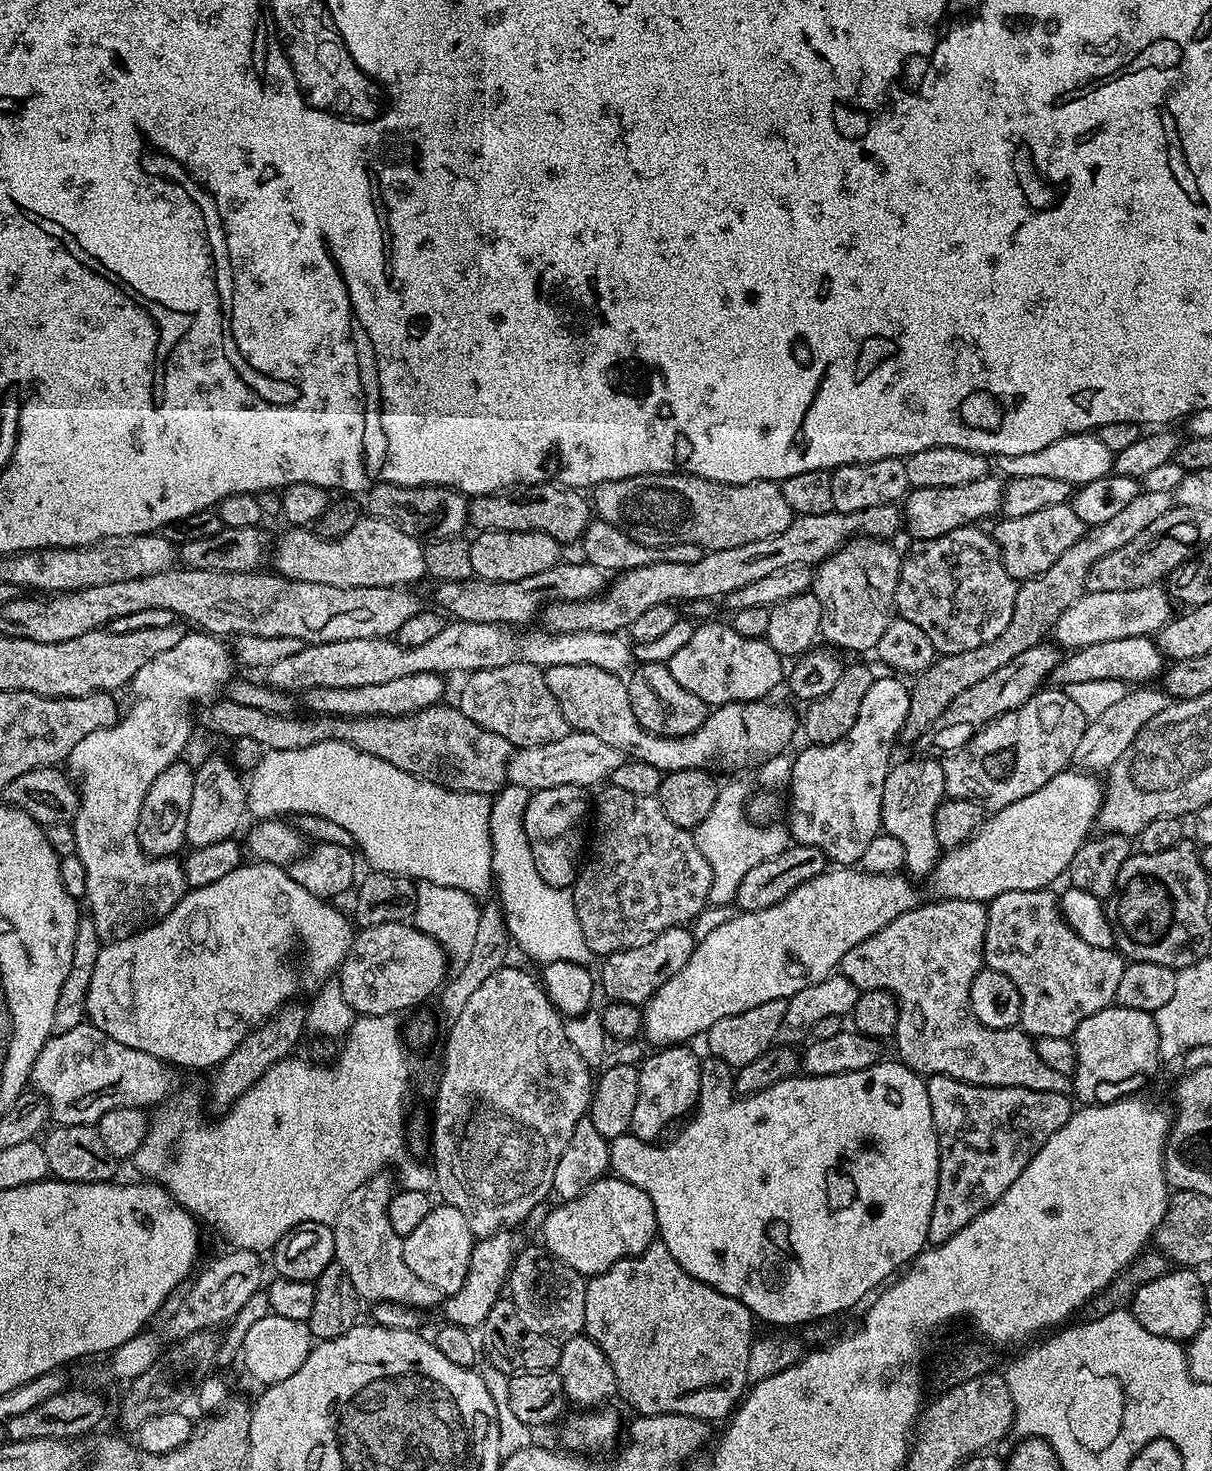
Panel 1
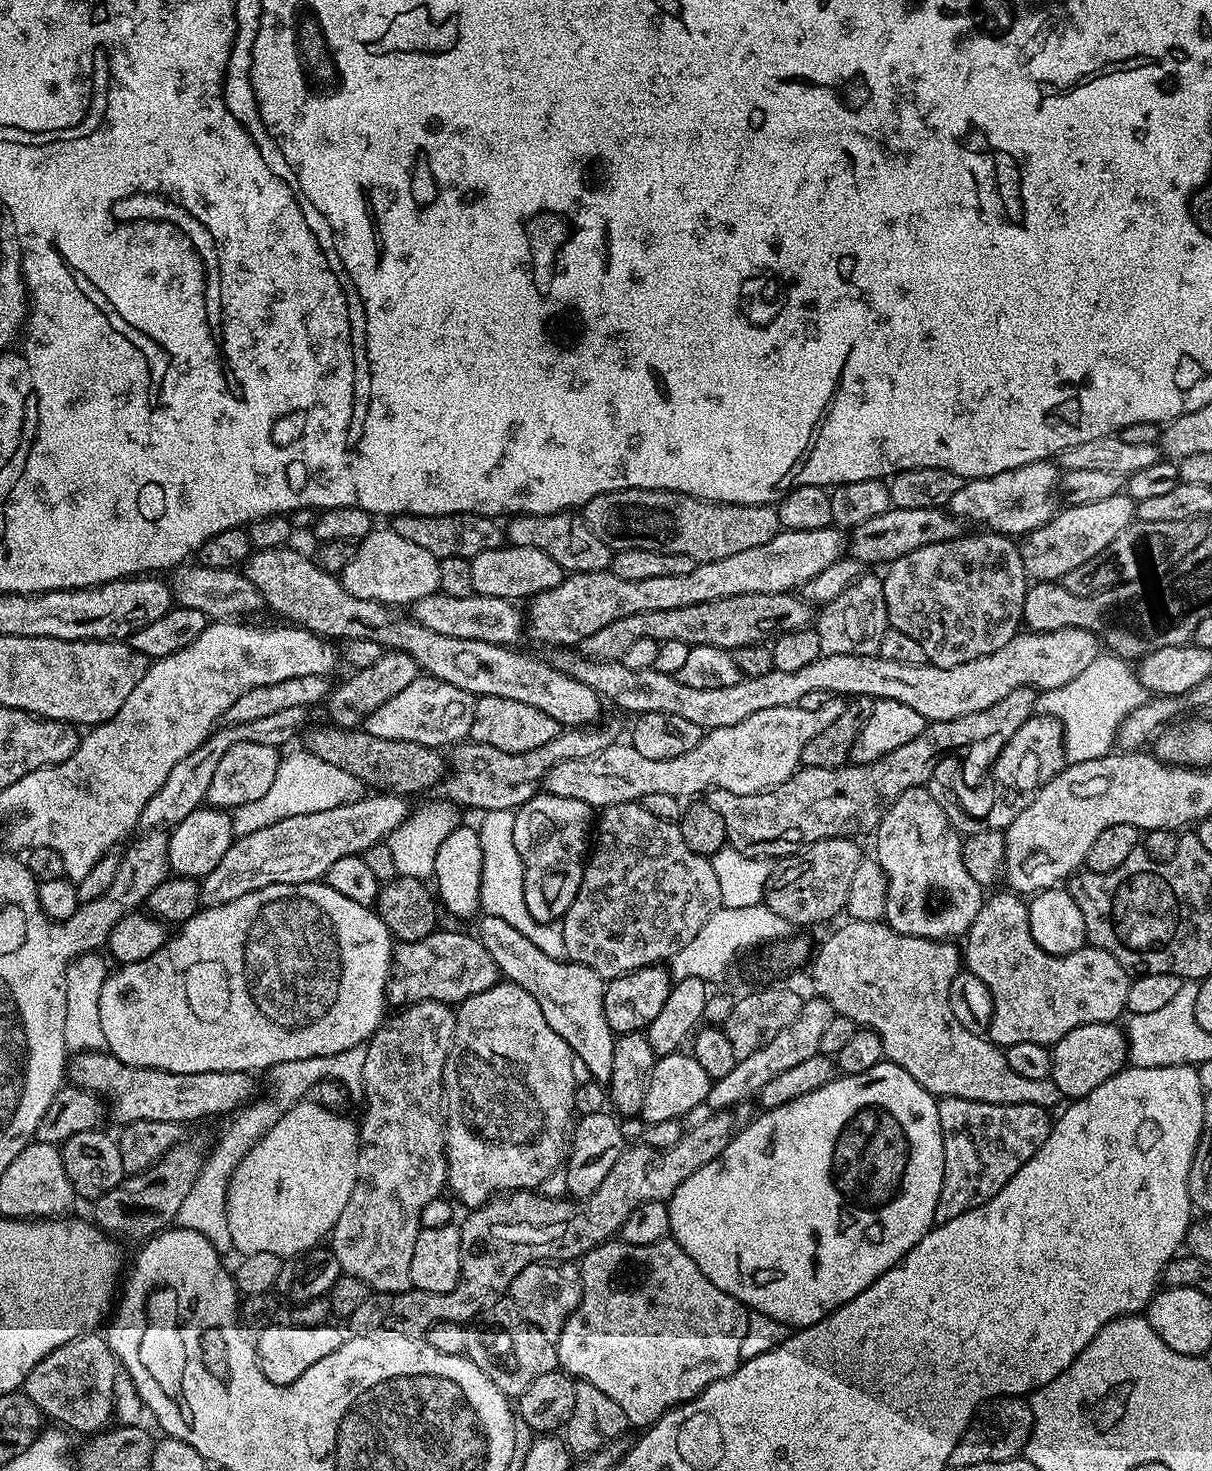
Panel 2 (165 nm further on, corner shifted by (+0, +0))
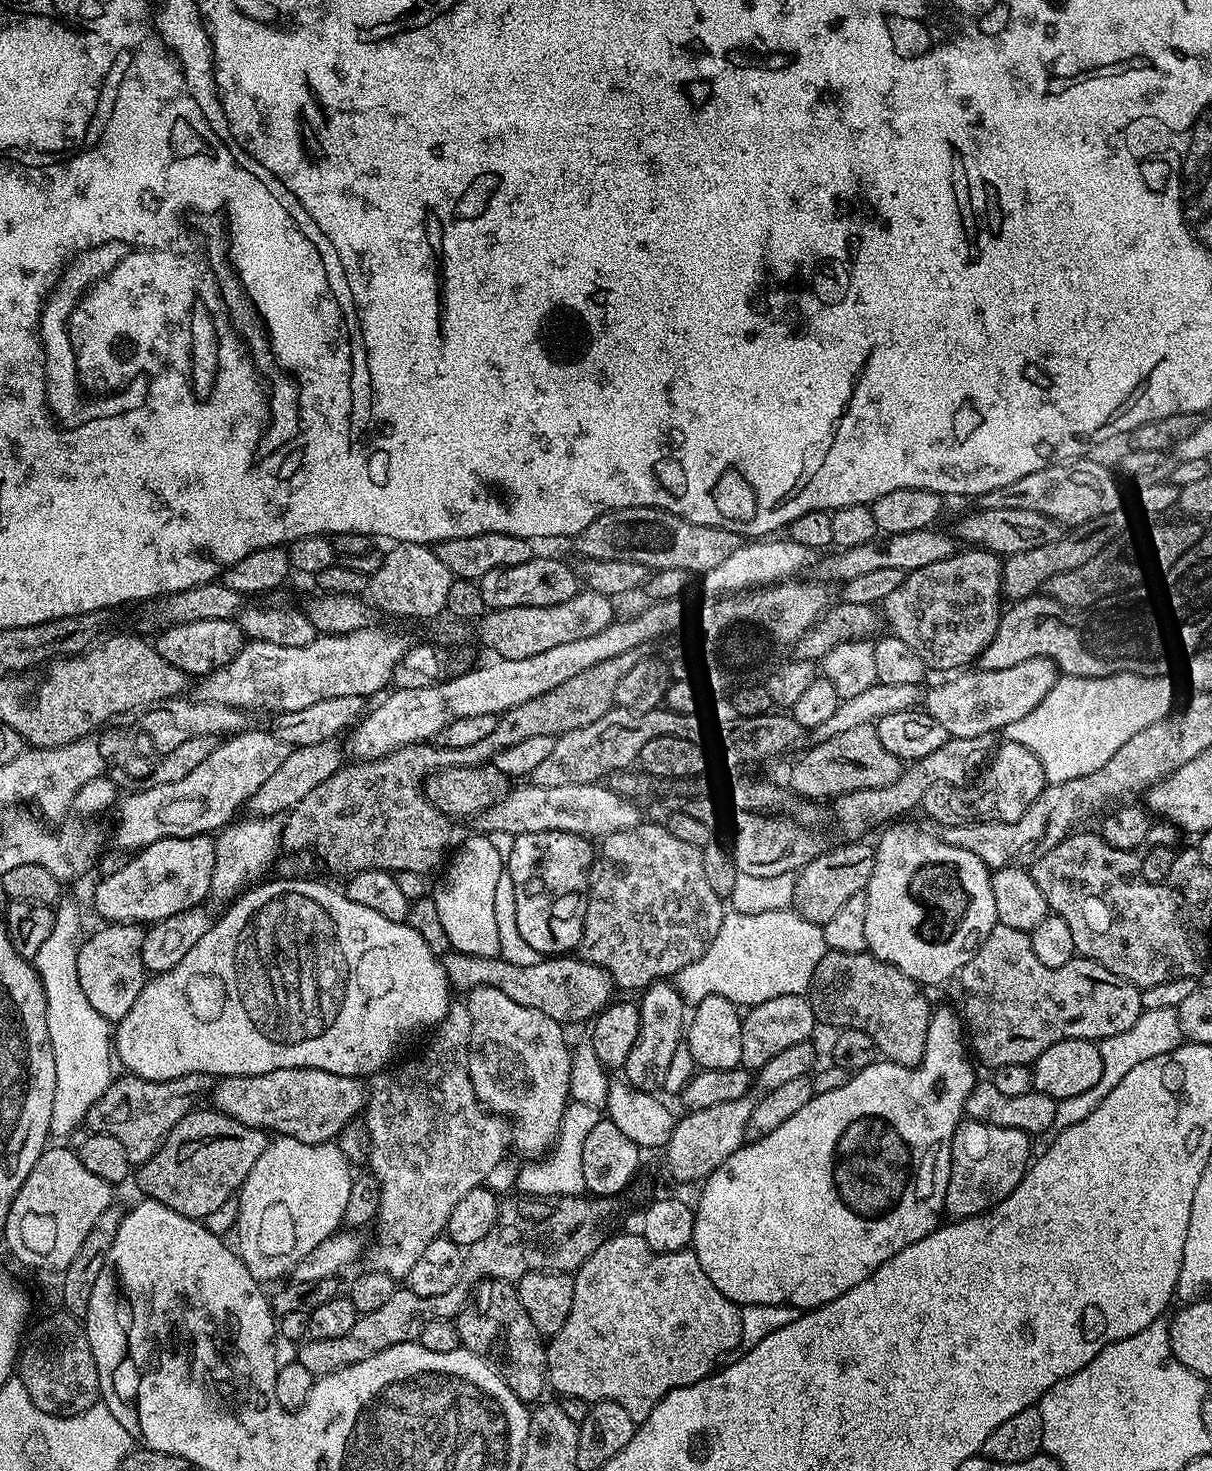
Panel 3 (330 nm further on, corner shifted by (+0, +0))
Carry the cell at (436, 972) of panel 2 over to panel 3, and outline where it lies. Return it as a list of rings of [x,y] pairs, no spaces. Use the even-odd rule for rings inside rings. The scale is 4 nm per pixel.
[[[452,950],[443,957],[442,963],[453,989],[471,990],[490,986],[494,990],[502,990],[502,994],[509,995],[514,1002],[518,1002],[518,1006],[542,1010],[546,1018],[554,1018],[565,1026],[576,1024],[579,1020],[591,1021],[613,999],[614,985],[608,972],[572,954],[552,954],[534,962],[534,966],[514,966],[501,960],[499,955],[471,957],[470,954]]]

